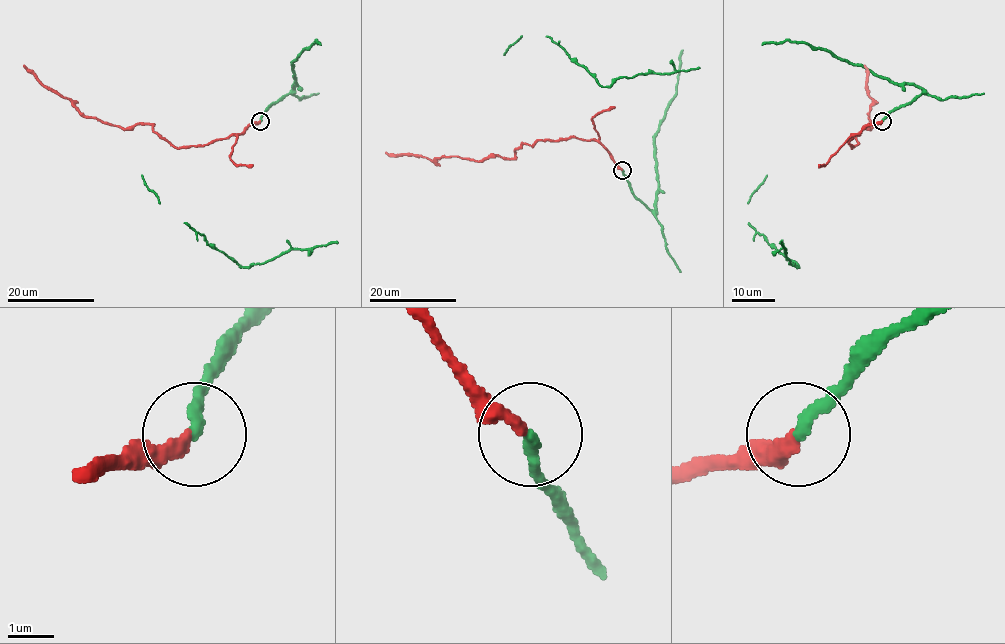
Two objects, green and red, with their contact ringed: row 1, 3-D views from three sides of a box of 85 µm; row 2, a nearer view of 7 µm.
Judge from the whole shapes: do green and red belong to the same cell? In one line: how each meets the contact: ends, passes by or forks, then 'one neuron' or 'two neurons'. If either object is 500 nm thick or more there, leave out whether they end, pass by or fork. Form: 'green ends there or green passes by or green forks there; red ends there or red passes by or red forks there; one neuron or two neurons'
green ends there; red ends there; two neurons

